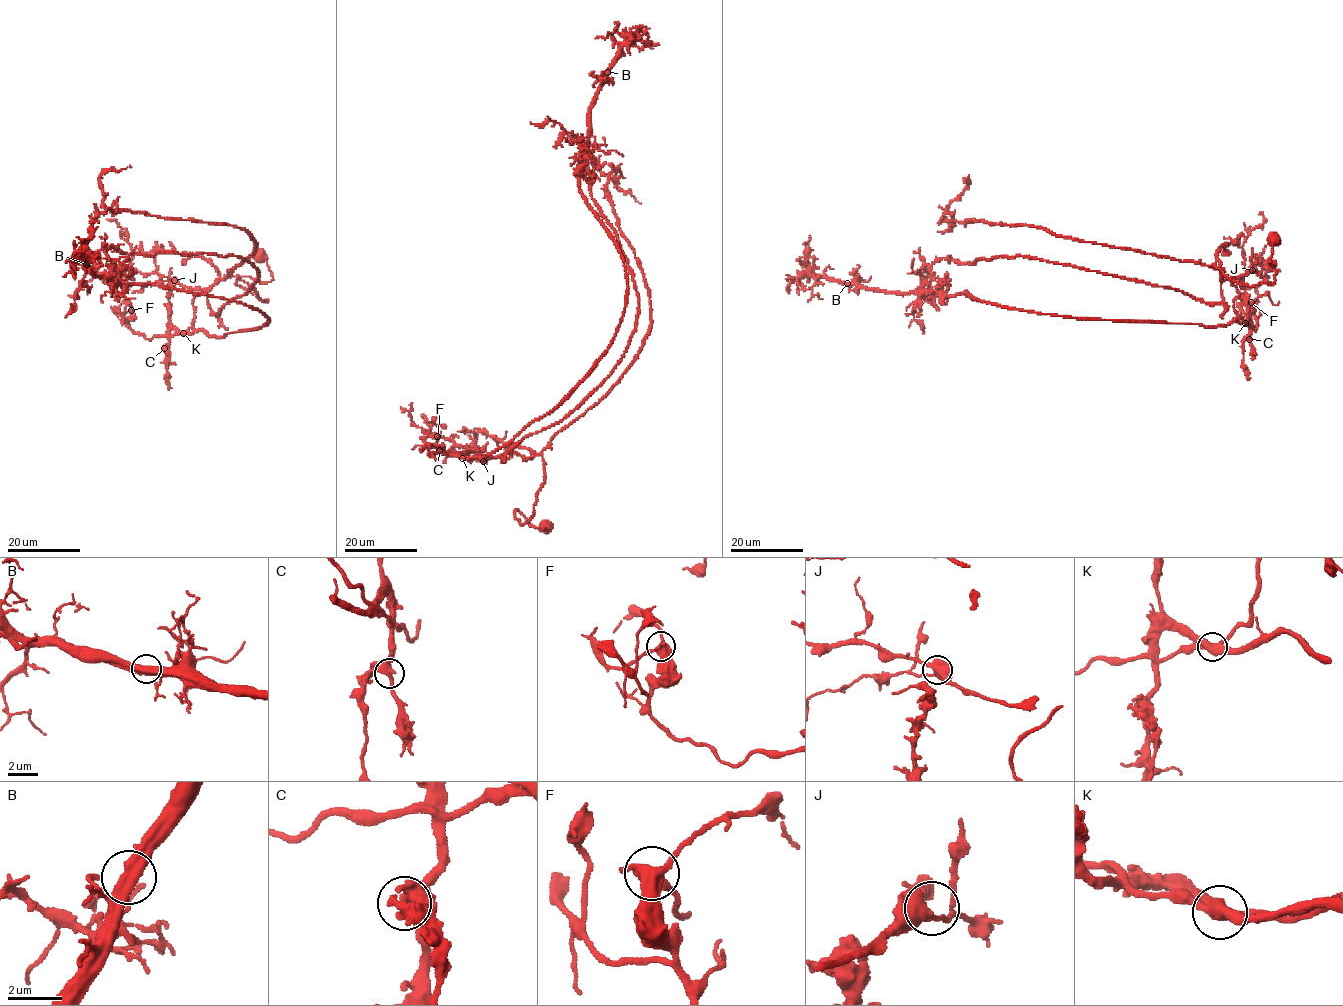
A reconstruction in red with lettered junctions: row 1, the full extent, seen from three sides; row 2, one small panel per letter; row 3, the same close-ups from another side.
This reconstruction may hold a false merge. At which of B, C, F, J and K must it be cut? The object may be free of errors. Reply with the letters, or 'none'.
K

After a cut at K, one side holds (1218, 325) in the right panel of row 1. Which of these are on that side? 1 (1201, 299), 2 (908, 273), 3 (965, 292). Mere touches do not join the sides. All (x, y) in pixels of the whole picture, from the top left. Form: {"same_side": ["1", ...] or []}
{"same_side": ["3"]}

